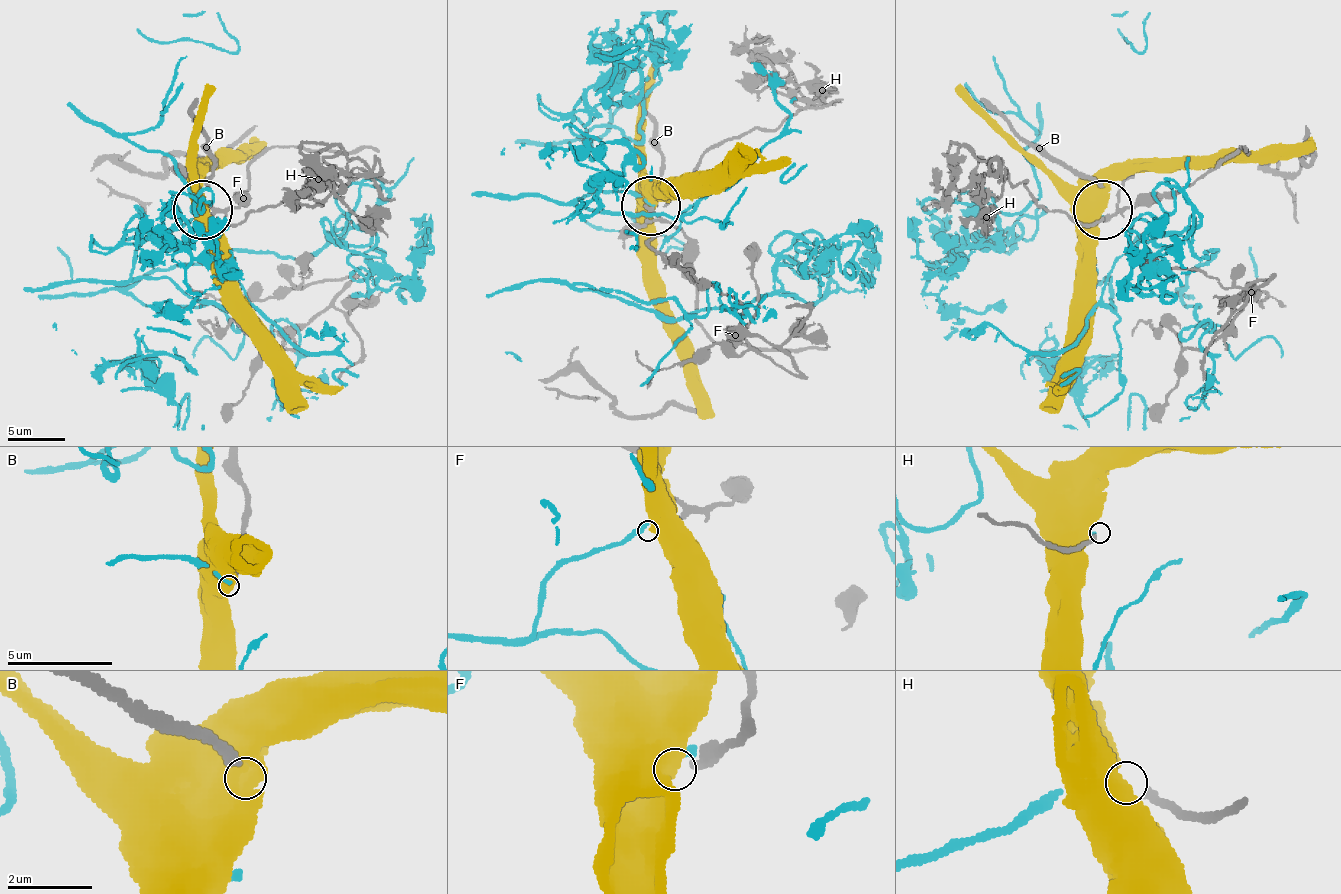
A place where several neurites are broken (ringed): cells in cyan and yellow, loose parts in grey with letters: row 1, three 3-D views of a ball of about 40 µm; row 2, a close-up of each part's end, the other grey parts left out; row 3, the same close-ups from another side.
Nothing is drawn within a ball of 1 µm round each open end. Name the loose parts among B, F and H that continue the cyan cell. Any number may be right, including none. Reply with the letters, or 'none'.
H

